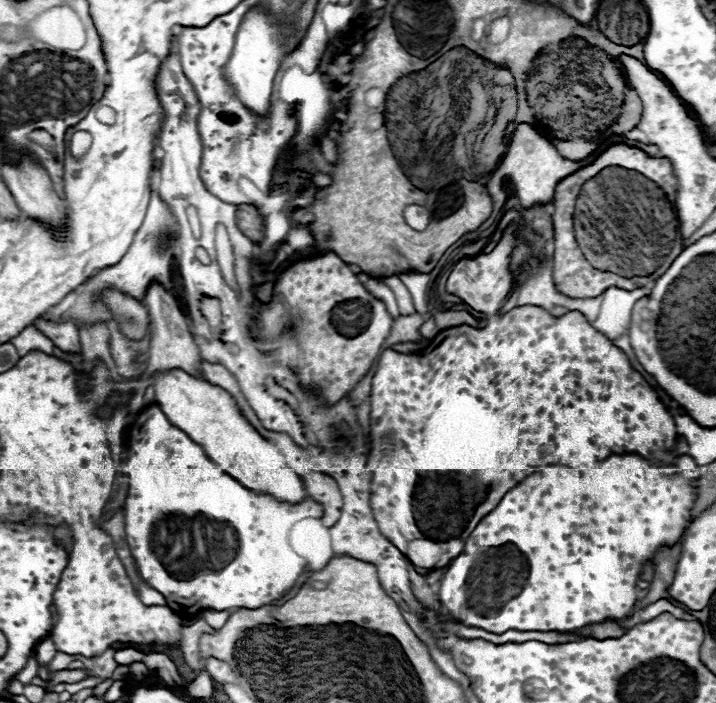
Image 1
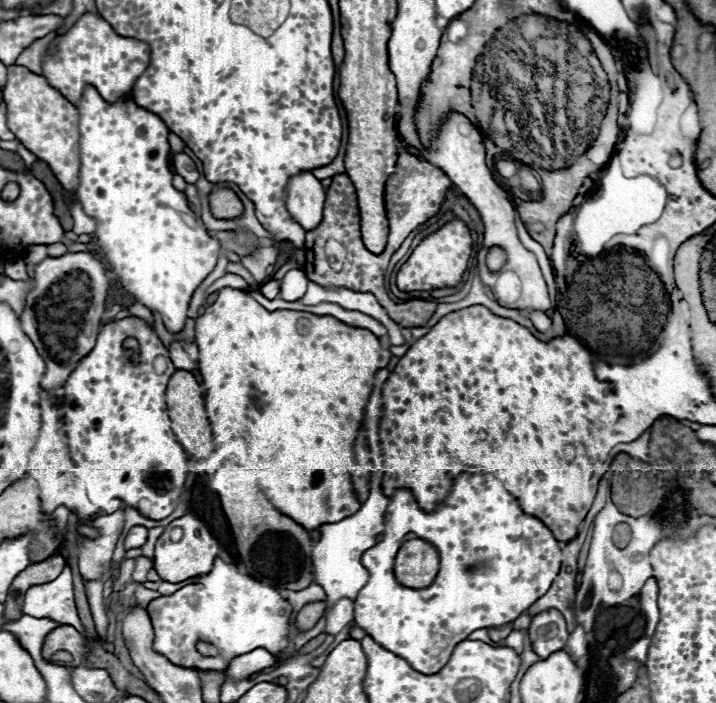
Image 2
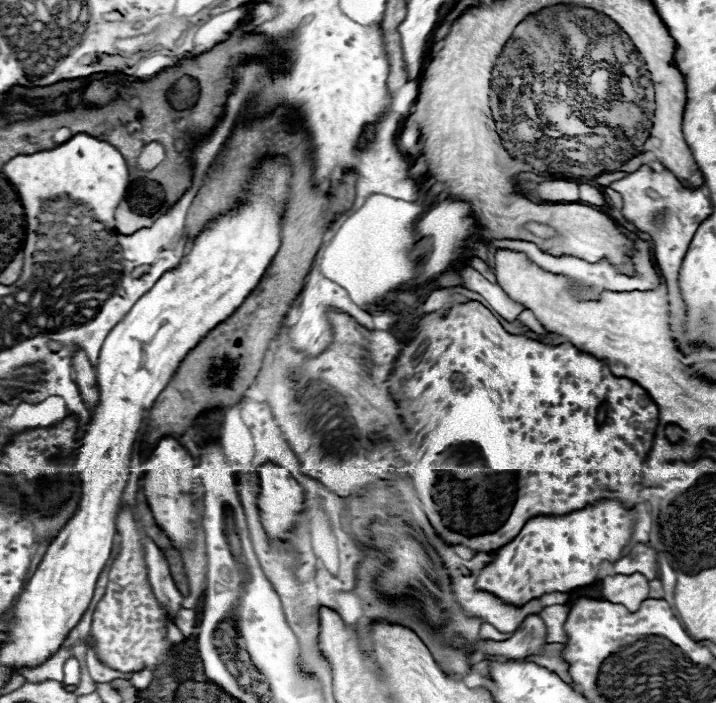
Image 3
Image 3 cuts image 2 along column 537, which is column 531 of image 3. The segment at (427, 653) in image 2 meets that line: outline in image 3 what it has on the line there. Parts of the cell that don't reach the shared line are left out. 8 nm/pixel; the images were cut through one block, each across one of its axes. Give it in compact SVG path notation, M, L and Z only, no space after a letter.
M608 496L564 516L530 518L514 540L490 554L492 562L478 574L476 590L484 590L506 604L524 606L544 594L568 594L590 586L596 582L598 568L604 560L614 564L622 558L622 550L632 538L636 516L636 508L626 508L618 498Z

